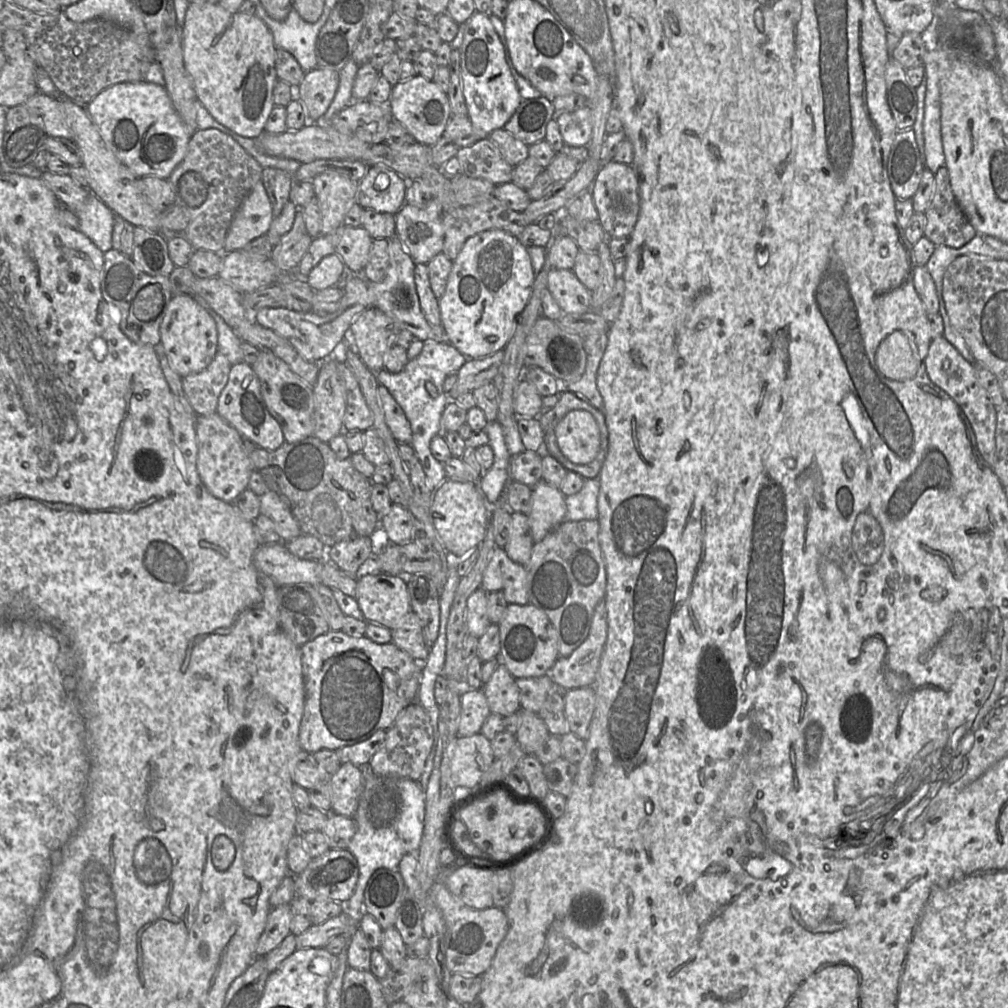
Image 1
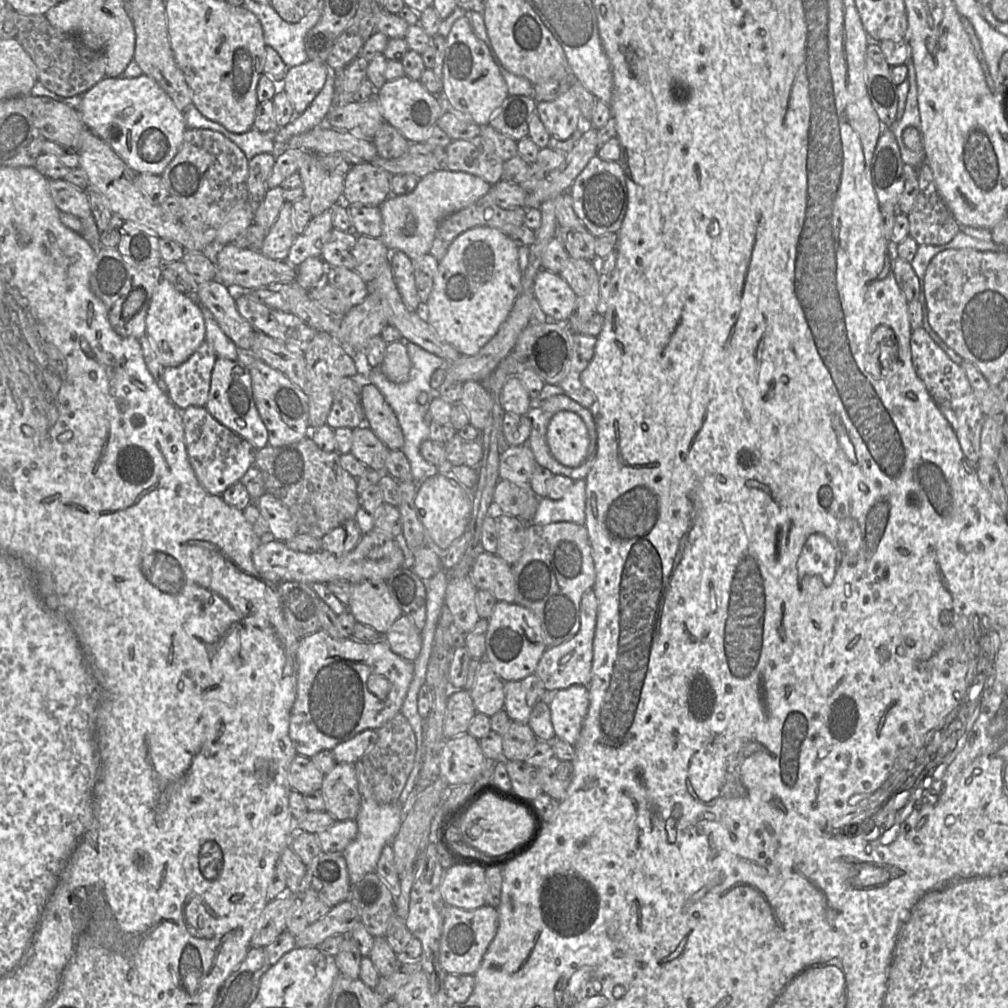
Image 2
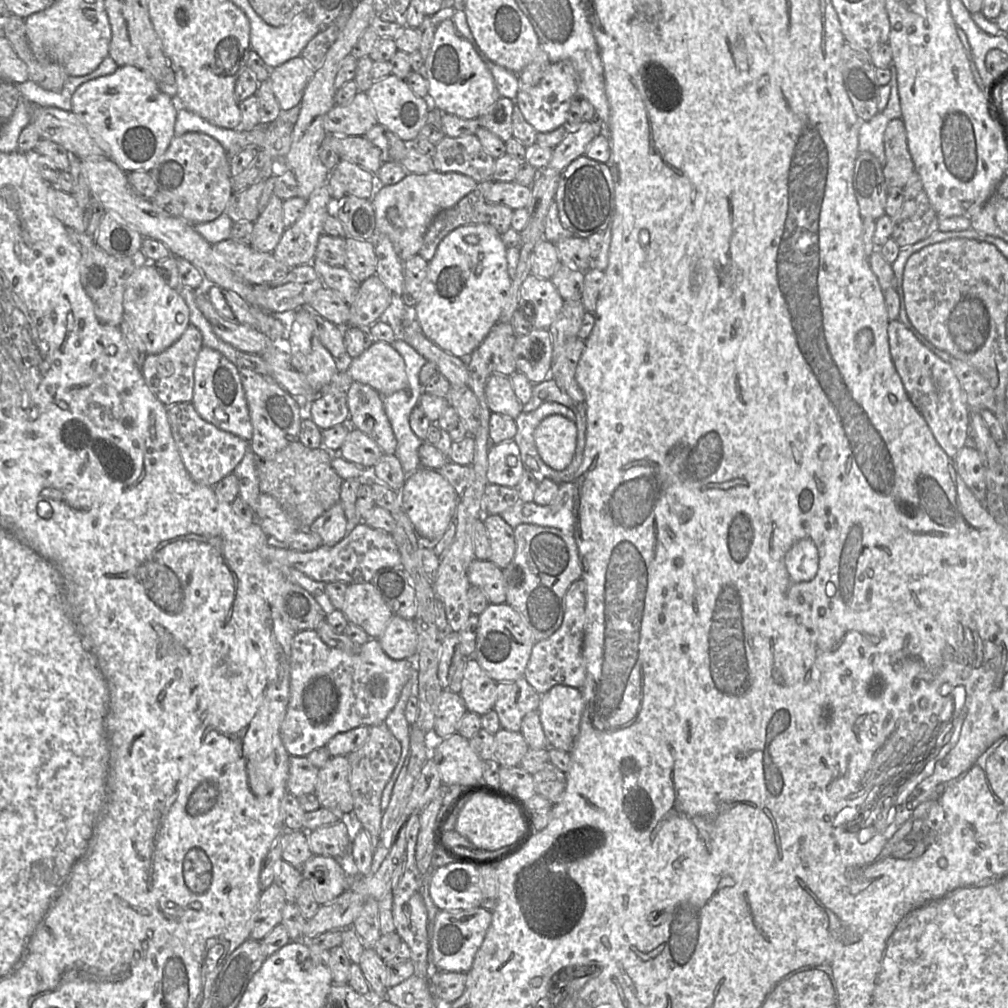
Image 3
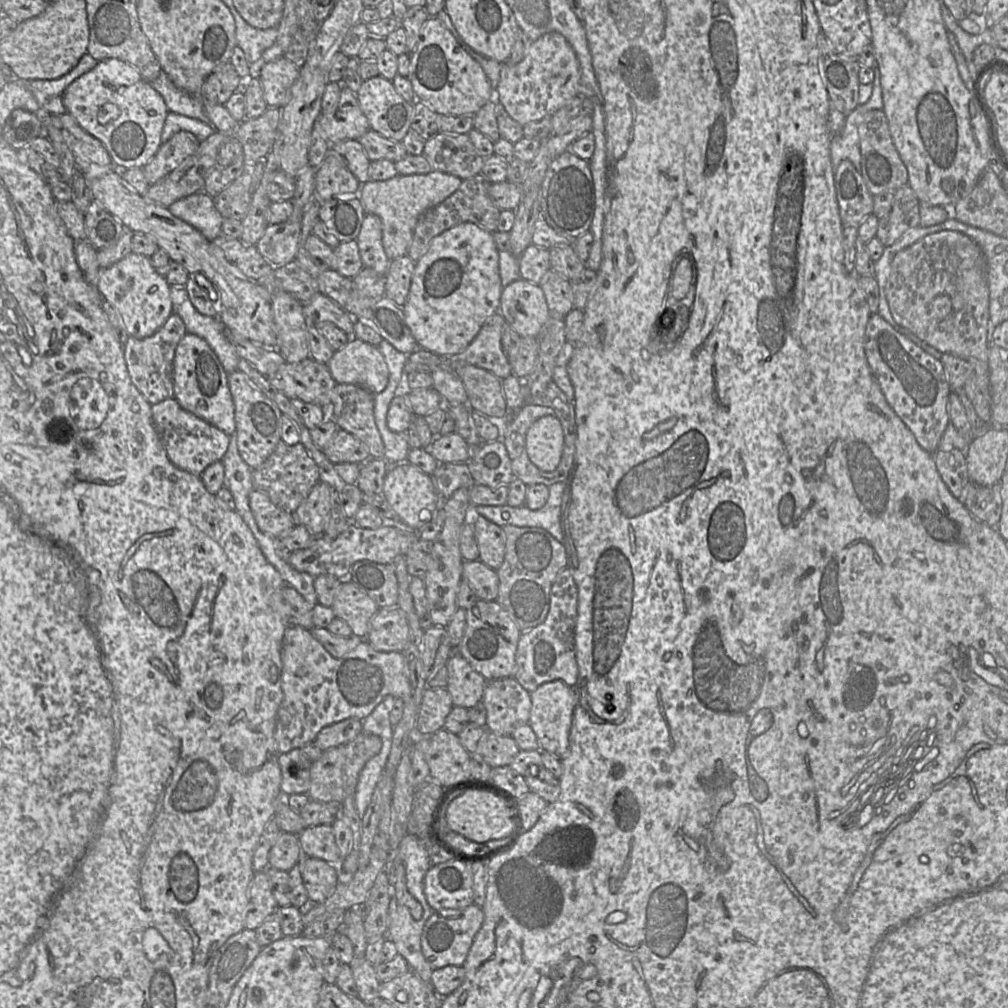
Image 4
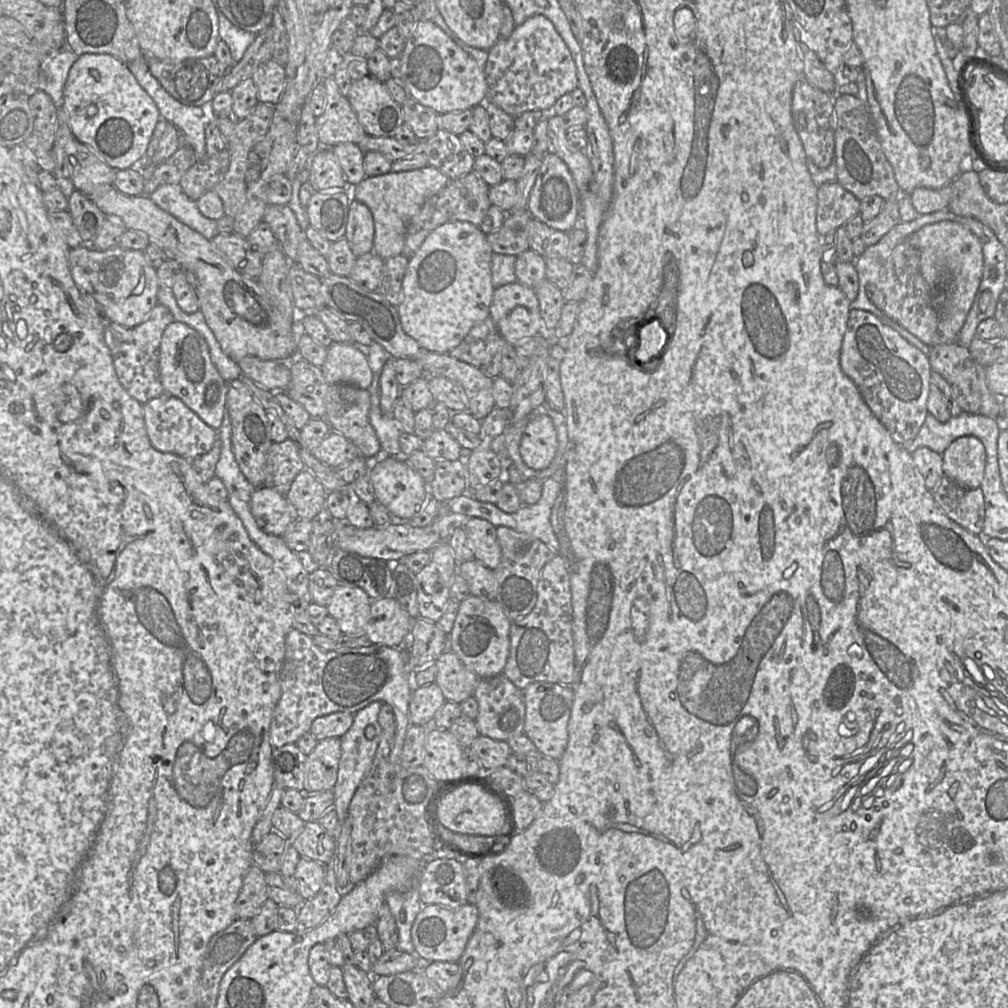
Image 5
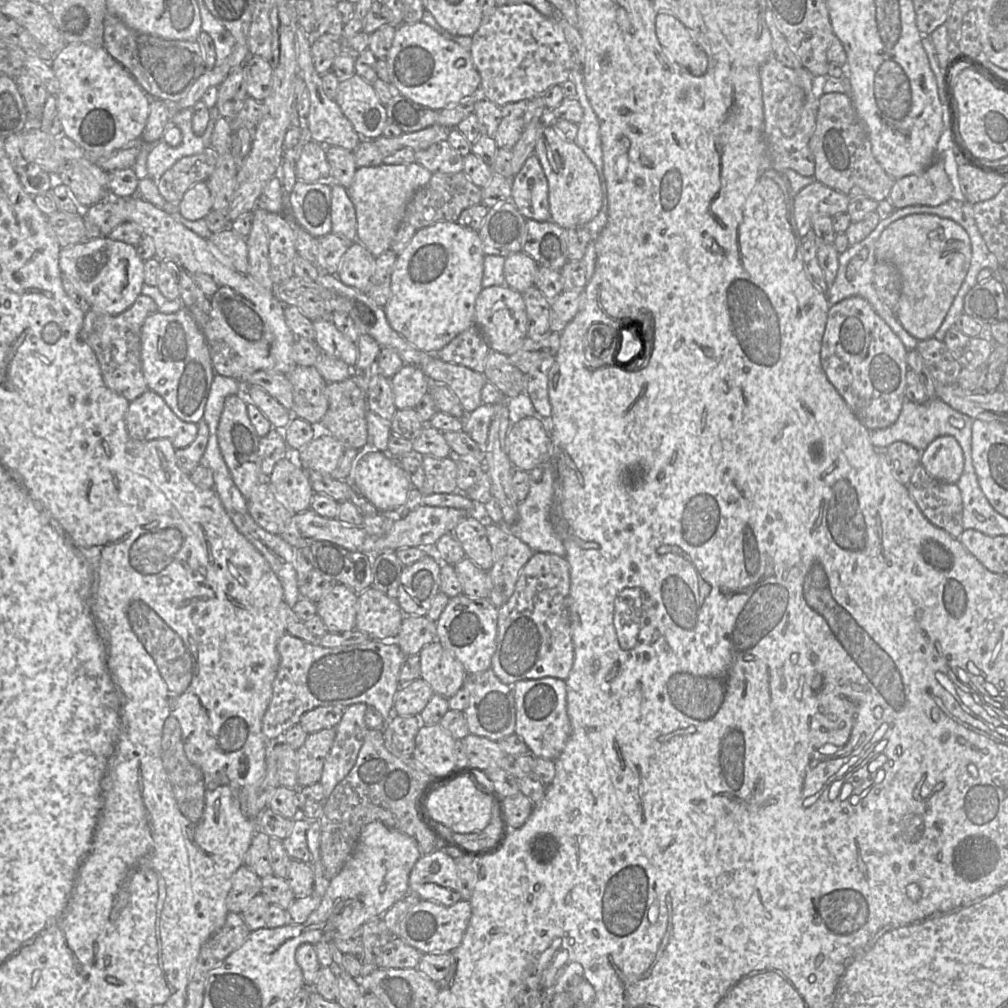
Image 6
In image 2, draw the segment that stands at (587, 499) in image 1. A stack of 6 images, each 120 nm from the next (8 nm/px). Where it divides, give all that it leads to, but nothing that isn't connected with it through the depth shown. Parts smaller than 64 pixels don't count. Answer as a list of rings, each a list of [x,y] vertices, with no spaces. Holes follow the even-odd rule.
[[[577,480],[559,500],[540,498],[533,524],[548,525],[556,522],[585,523],[586,482]]]

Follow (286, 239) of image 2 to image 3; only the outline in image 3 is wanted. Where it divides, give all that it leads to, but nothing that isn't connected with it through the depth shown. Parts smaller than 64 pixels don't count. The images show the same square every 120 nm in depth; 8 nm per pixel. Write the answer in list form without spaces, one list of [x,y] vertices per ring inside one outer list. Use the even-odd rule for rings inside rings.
[[[273,195],[267,206],[253,222],[250,246],[264,253],[273,253],[284,231],[283,200]]]

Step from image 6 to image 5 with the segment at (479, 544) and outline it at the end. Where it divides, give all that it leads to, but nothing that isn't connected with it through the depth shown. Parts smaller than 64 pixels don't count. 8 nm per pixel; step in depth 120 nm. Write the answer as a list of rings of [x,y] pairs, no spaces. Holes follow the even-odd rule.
[[[470,518],[464,522],[463,528],[472,546],[474,558],[494,571],[501,562],[496,527],[487,520]]]

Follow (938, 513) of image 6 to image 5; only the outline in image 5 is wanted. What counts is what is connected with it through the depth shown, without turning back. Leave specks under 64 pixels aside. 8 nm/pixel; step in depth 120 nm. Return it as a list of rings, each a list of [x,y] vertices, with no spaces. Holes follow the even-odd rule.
[[[917,448],[910,452],[913,462],[922,476],[925,486],[939,509],[952,521],[963,528],[979,533],[984,520],[984,506],[980,489],[970,489],[949,480],[943,471],[942,454],[926,448]]]

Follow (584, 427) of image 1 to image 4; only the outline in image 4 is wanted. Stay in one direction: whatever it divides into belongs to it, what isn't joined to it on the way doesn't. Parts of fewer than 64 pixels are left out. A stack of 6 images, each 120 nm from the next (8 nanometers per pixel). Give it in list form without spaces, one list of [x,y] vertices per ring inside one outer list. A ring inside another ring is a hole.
[[[555,415],[539,418],[527,431],[527,455],[542,472],[552,472],[557,468],[562,457],[563,447],[563,429]]]

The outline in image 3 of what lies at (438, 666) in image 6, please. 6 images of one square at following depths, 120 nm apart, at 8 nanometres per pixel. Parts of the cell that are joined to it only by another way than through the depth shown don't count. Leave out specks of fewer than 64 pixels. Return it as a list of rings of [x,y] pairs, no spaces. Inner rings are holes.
[[[465,658],[464,674],[459,695],[463,699],[467,711],[483,715],[493,707],[497,698],[497,682],[490,678],[474,658]]]

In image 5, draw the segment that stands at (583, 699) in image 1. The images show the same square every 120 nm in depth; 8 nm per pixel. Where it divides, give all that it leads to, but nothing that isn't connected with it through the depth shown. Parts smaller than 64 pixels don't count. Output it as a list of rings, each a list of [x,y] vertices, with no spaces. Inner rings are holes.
[[[534,682],[522,692],[525,701],[524,734],[534,743],[539,755],[559,761],[568,743],[568,723],[574,701],[573,687],[551,682]]]

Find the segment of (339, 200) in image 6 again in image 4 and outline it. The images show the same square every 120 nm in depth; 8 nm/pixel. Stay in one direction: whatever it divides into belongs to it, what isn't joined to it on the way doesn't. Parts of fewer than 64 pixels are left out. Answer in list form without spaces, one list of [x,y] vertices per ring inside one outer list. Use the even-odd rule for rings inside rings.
[[[373,214],[365,215],[356,242],[364,267],[371,268],[385,276],[391,260],[387,257],[383,248],[382,224],[377,216]]]

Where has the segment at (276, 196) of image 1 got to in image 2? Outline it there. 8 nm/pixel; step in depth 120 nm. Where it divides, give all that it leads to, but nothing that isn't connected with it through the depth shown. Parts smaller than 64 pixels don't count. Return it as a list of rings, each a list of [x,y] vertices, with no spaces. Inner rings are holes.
[[[261,153],[248,162],[248,198],[253,205],[259,204],[269,190],[267,181],[275,164],[275,155]]]

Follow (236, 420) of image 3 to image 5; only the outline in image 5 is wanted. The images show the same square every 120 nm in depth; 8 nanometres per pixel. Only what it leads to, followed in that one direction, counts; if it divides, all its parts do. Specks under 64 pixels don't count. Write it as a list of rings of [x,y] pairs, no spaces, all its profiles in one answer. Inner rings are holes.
[[[177,321],[165,328],[159,347],[159,372],[164,393],[181,400],[214,430],[220,428],[226,412],[227,383],[218,373],[208,345],[197,331]]]

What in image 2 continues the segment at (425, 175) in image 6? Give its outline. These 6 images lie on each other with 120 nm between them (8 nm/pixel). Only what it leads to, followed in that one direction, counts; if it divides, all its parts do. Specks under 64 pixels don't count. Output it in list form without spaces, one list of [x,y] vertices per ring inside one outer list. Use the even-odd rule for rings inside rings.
[[[437,170],[419,179],[416,188],[406,195],[391,195],[379,207],[382,215],[381,240],[390,251],[400,251],[411,260],[429,254],[441,222],[489,193],[491,185],[466,173]]]

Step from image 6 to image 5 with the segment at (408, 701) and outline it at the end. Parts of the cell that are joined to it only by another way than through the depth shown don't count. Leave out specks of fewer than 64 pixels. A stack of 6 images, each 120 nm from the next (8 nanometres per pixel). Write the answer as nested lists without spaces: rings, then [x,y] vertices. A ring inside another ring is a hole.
[[[436,683],[415,686],[409,703],[410,722],[420,726],[431,725],[434,715],[445,702],[446,699]]]

